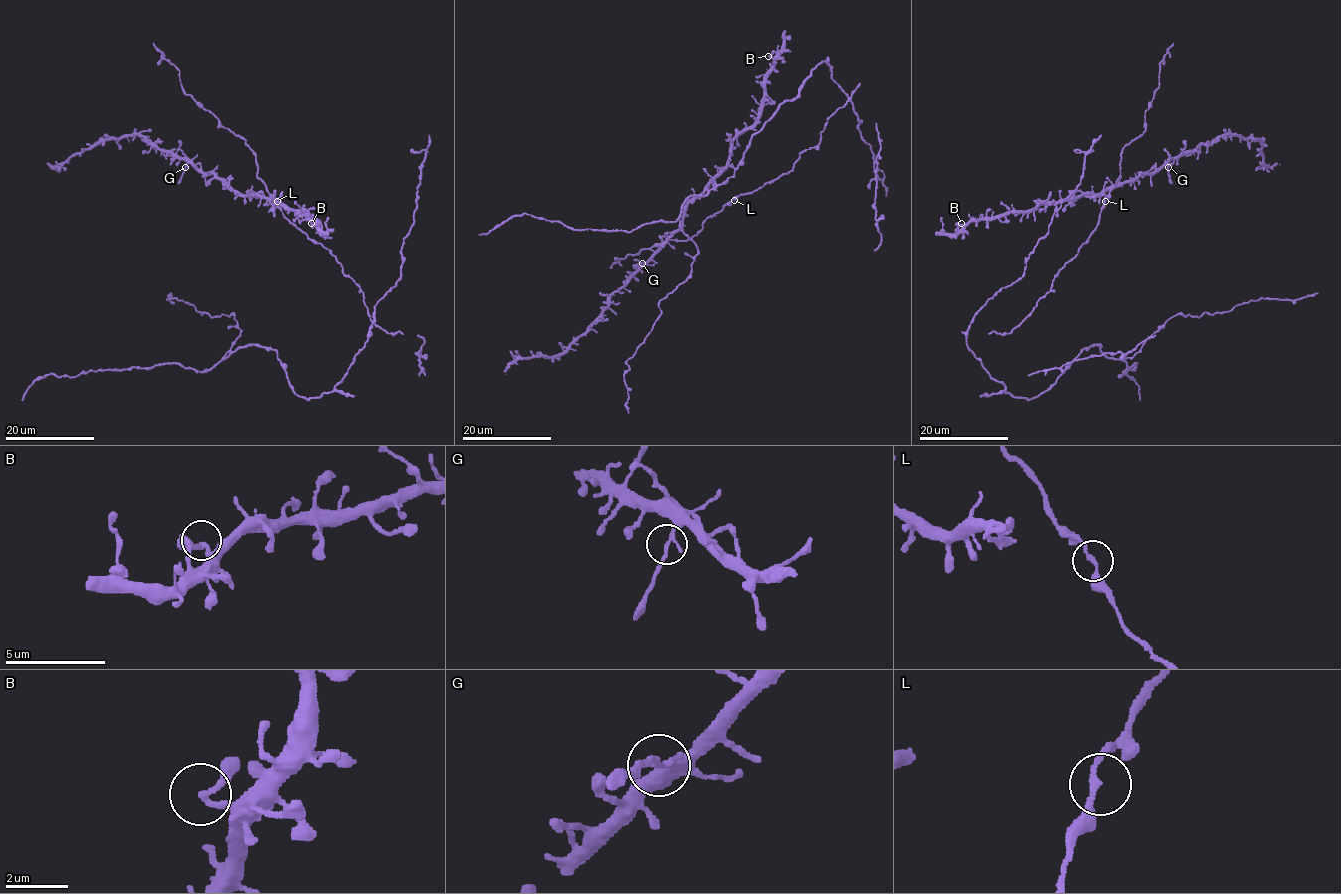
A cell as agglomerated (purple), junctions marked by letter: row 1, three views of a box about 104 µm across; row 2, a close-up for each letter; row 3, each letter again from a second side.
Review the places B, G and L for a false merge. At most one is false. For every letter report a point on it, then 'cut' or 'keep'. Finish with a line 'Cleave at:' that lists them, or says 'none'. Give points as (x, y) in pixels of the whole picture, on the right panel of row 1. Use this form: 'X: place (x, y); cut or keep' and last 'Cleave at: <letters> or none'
B: place (961, 223); keep
G: place (1168, 167); cut
L: place (1105, 201); keep
Cleave at: G

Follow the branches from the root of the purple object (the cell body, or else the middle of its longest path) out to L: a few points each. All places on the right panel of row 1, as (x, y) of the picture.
L: (992, 331), (1009, 333), (1050, 290), (1054, 277), (1075, 257), (1078, 248), (1095, 229), (1105, 201)

